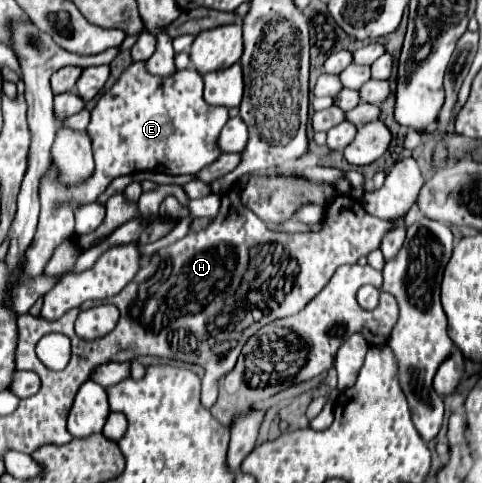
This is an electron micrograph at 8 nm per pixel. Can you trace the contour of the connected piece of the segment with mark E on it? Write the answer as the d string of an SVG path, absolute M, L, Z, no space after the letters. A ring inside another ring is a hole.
M144 63L130 65L92 109L88 135L94 149L94 175L80 187L64 187L56 183L54 167L44 175L40 185L40 221L34 243L26 249L22 275L40 275L44 271L54 247L64 237L74 235L74 211L80 203L94 203L112 179L136 171L188 175L212 165L222 155L222 151L218 151L218 135L226 125L226 119L226 107L210 107L202 99L202 75L196 69L188 67L162 79L148 75Z

